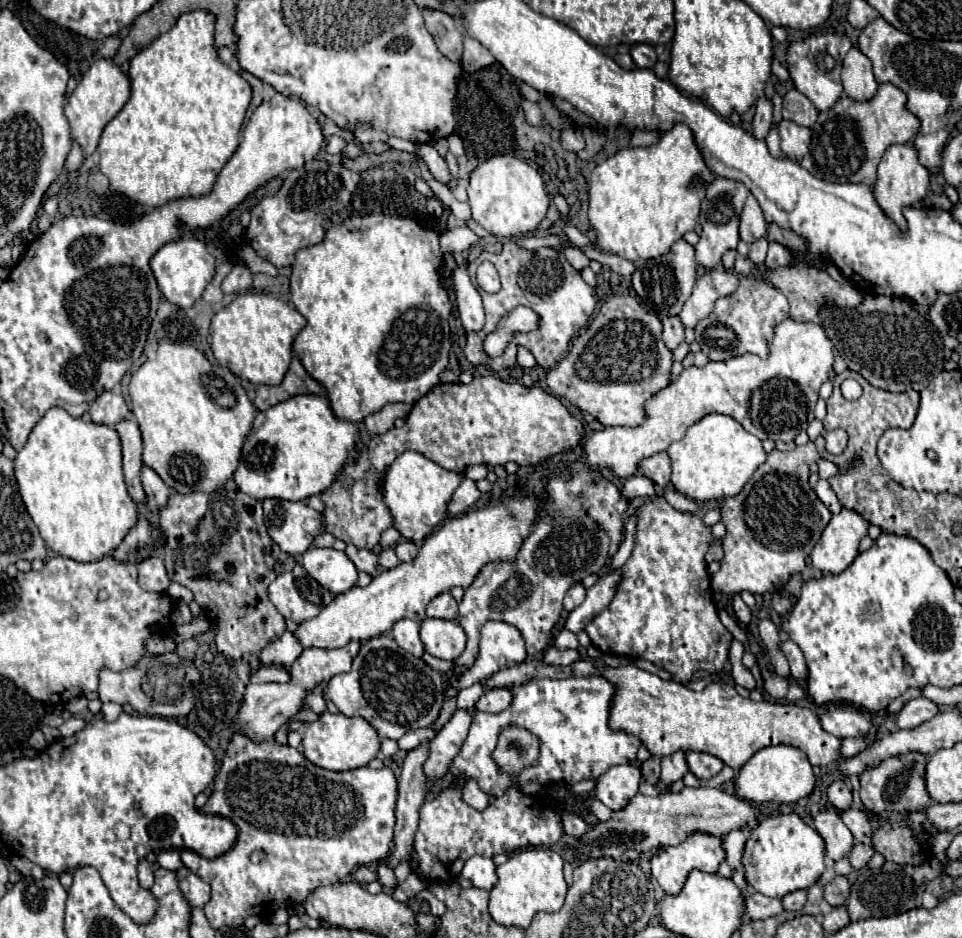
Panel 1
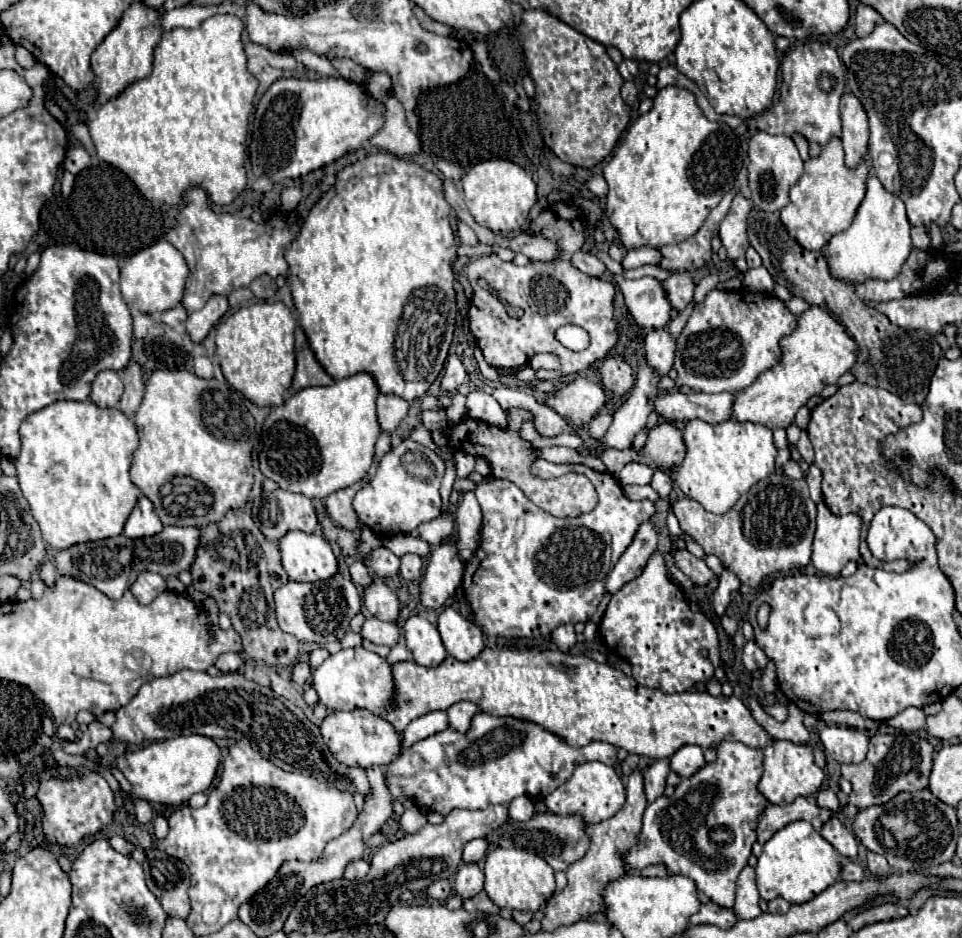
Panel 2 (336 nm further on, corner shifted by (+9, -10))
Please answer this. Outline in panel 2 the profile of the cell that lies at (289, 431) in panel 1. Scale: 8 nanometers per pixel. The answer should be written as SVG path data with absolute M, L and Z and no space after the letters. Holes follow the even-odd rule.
M359 372L359 374L353 374L349 378L343 378L343 380L335 380L331 386L311 386L311 388L303 388L299 392L295 392L283 406L277 406L271 410L271 414L267 416L265 420L265 426L263 426L263 434L261 434L261 452L259 452L259 464L261 464L261 472L275 480L283 490L287 492L297 492L297 494L305 494L307 498L317 498L317 500L323 500L327 498L329 494L341 490L341 488L347 488L347 486L353 486L355 482L363 480L367 476L367 470L371 468L373 464L373 458L375 458L375 442L381 434L381 426L379 426L379 420L377 420L377 396L379 396L379 386L375 382L375 378L369 374L369 372Z

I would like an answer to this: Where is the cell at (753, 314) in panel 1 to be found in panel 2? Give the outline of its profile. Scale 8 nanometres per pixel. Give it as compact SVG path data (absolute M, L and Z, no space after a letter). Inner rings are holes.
M711 290L707 298L697 304L677 338L675 352L675 370L677 384L689 386L695 392L739 392L747 388L761 372L773 368L781 358L781 338L791 334L797 328L797 314L789 312L783 300L767 294L755 294L747 290L727 292L727 290Z

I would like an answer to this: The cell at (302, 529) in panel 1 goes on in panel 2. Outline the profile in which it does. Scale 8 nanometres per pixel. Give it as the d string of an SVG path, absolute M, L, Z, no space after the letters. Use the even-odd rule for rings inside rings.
M281 488L273 492L263 490L259 518L261 518L261 532L269 540L279 540L289 530L301 530L307 534L317 530L313 500L303 494L293 494Z

